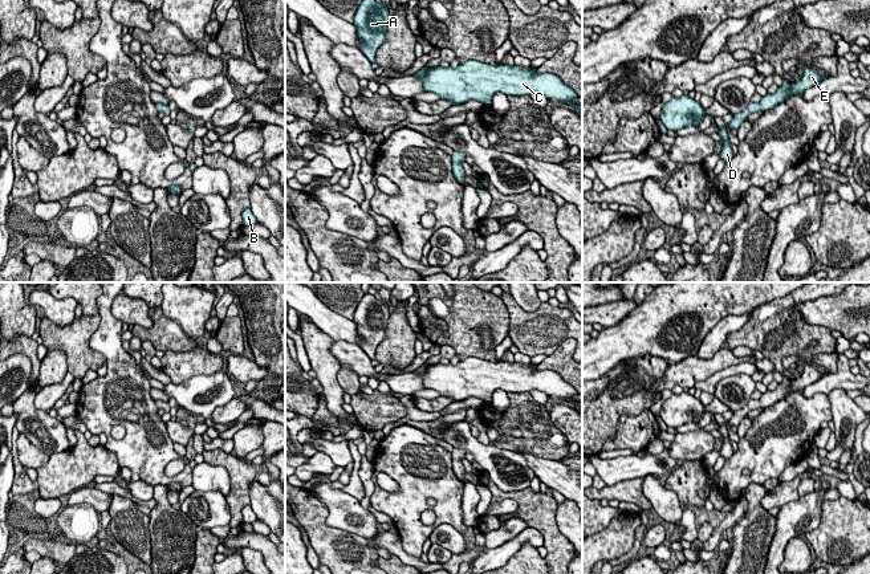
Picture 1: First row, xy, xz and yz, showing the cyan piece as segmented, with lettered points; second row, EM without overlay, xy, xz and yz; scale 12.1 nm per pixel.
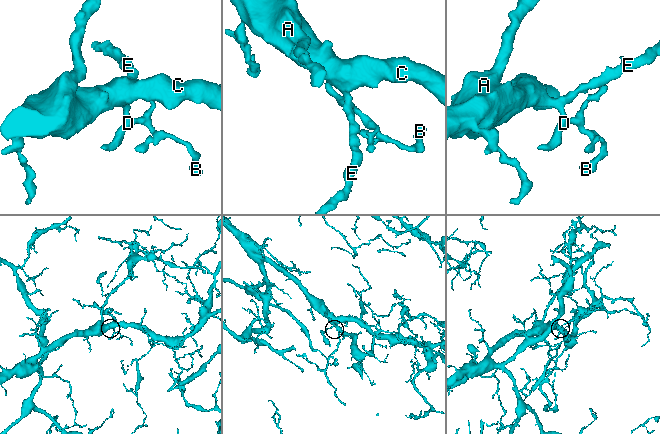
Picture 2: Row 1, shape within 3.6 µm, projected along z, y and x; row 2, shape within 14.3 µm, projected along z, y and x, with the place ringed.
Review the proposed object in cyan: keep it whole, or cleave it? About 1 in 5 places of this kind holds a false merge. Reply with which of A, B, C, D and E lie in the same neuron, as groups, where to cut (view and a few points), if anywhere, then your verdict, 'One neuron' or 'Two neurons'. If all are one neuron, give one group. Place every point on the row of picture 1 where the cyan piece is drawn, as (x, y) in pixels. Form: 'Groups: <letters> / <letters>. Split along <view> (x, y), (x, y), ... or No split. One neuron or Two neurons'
Groups: A B C D E. No split. One neuron

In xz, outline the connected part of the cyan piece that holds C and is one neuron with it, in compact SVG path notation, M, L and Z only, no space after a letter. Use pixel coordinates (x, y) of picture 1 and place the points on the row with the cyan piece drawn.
M476 60L459 64L458 68L426 66L414 73L423 82L424 91L435 93L454 105L469 99L491 103L495 93L525 95L538 93L546 98L564 101L582 117L582 105L573 103L576 91L553 73L538 73L516 65L491 65Z

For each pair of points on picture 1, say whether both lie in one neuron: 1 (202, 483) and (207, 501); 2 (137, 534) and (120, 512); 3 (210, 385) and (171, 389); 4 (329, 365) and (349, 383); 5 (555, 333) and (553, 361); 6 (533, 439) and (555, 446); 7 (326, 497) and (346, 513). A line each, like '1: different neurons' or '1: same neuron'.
1: different neurons
2: same neuron
3: same neuron
4: different neurons
5: different neurons
6: same neuron
7: same neuron

